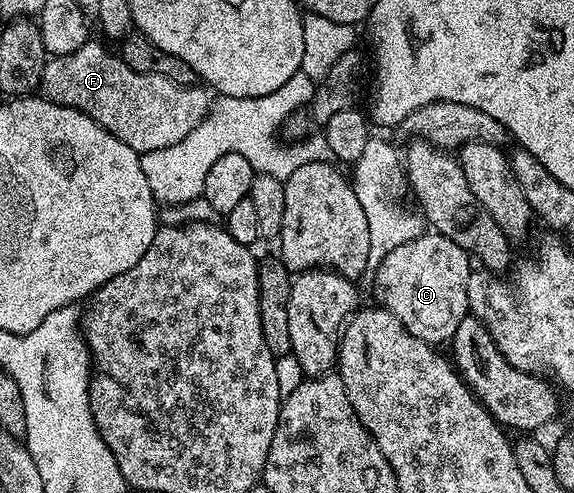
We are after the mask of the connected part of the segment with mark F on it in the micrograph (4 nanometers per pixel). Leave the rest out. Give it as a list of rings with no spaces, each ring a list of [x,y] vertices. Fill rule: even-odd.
[[[85,43],[74,51],[73,48],[66,50],[64,55],[46,58],[40,85],[44,98],[61,103],[65,107],[86,111],[95,122],[103,125],[103,129],[107,129],[107,133],[119,137],[123,145],[131,145],[131,149],[138,153],[165,149],[167,145],[178,143],[208,115],[211,98],[209,99],[210,92],[204,86],[184,87],[175,81],[167,81],[167,77],[135,73],[135,69],[131,69],[122,61],[120,54],[113,52],[112,55],[111,52],[105,51],[106,44],[101,43]]]

